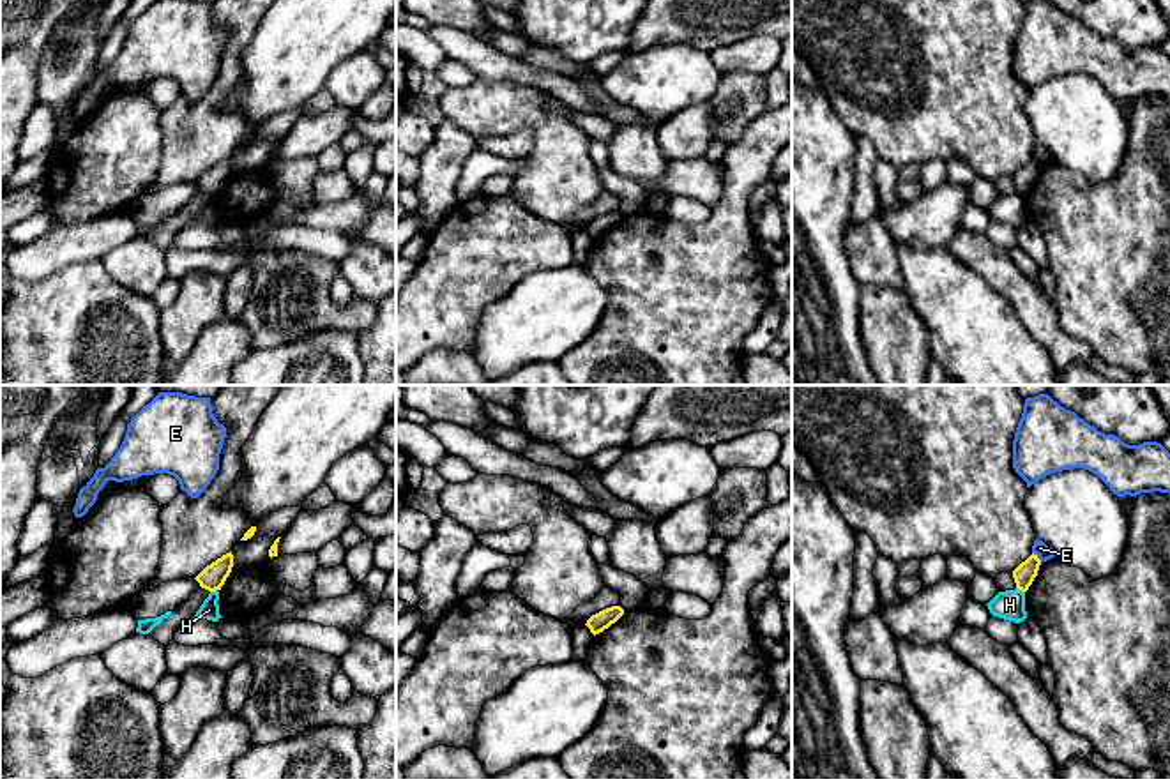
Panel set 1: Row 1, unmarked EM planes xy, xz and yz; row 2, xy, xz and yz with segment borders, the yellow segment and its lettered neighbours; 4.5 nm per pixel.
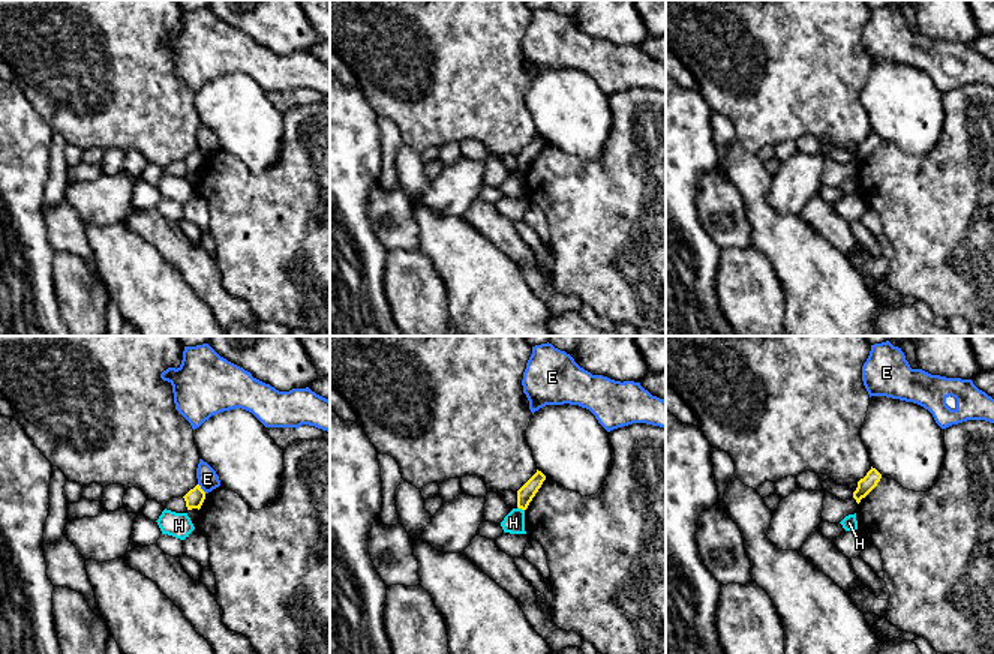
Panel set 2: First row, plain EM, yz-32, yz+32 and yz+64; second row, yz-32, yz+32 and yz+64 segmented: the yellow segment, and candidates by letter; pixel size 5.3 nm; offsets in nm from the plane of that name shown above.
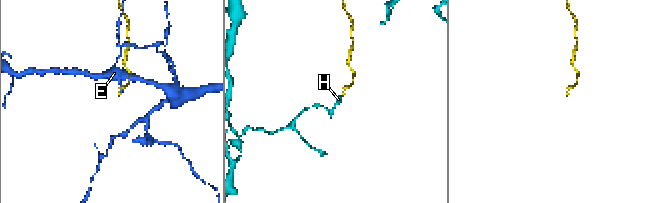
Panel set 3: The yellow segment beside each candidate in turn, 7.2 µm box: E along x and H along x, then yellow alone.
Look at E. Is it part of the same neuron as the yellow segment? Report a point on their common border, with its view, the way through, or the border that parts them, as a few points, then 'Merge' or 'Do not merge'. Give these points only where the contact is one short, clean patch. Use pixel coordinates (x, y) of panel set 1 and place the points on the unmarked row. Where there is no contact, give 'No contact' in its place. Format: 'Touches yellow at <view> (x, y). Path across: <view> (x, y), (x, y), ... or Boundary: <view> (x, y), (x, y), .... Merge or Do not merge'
Touches yellow at yz (1036, 161). Boundary: yz (1033, 156), (1041, 165). Do not merge

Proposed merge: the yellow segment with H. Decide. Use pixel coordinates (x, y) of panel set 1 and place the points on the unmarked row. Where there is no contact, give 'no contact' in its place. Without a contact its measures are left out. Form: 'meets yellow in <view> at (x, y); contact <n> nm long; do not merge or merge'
meets yellow in yz at (1020, 193); contact 50 nm long; do not merge

